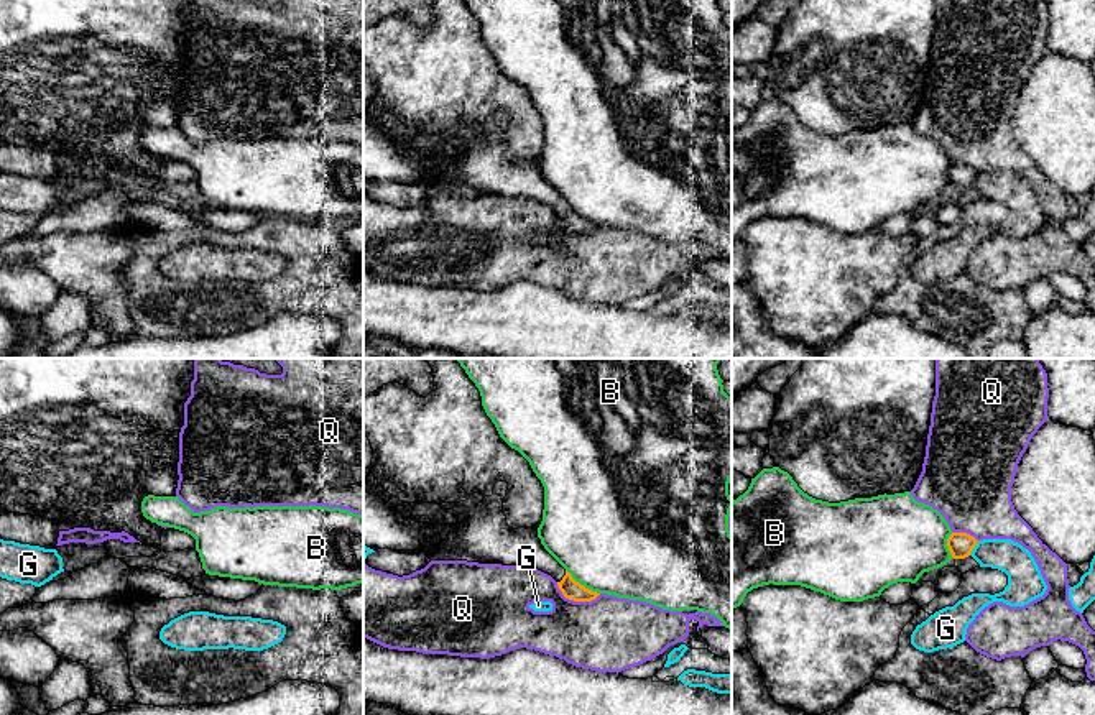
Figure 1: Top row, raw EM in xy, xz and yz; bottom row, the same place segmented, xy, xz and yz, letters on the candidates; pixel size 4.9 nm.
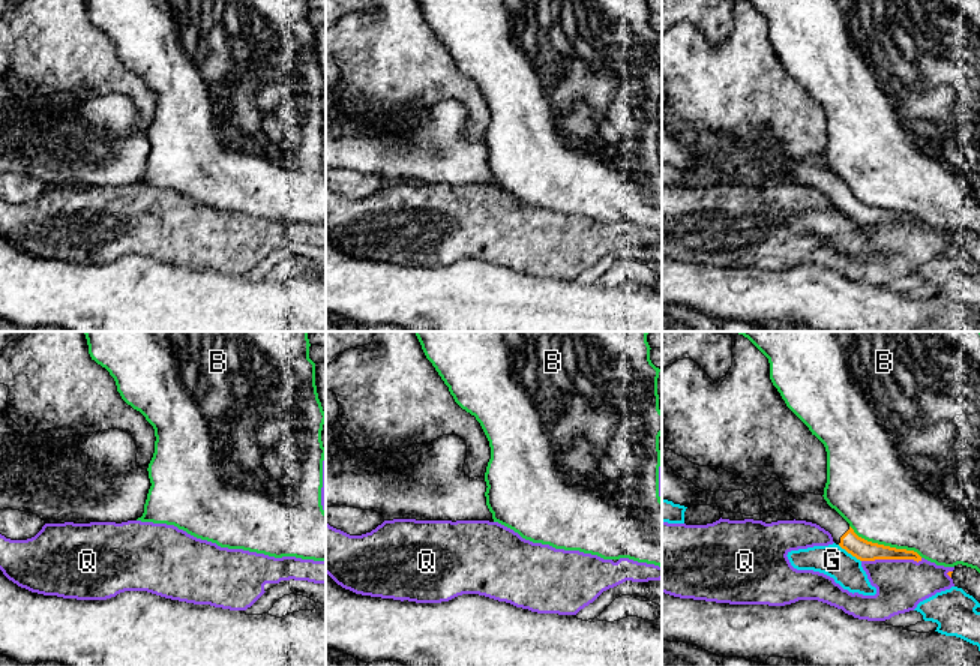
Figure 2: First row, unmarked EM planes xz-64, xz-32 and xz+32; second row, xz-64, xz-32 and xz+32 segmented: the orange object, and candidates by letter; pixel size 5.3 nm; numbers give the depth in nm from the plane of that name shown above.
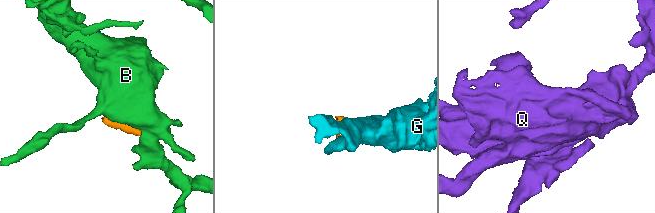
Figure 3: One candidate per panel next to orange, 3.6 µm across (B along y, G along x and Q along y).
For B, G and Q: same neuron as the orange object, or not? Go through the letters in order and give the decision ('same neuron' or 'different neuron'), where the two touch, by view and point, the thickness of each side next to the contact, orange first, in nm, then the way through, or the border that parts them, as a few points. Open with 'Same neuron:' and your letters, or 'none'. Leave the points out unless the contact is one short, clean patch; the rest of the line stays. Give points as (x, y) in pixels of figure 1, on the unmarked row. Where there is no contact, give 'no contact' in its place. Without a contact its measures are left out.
Same neuron: none
B: different neuron; contact xz (582, 217); calibres 90 and 500 nm
G: different neuron; contact yz (974, 178); calibres 130 and 160 nm
Q: different neuron; contact xz (576, 232); calibres 90 and 360 nm

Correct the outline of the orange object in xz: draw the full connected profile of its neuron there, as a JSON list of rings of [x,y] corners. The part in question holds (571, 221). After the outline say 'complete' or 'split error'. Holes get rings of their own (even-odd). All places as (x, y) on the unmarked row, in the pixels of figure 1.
[[[372,102],[363,107],[363,178],[378,182],[421,182],[431,192],[467,192],[478,196],[501,196],[501,197],[528,197],[551,207],[562,227],[574,233],[592,233],[600,225],[592,224],[575,214],[572,207],[544,181],[534,159],[513,161],[506,156],[503,145],[503,131],[506,128],[508,115],[497,113],[493,127],[485,128],[480,125],[470,127],[469,131],[460,135],[442,135],[442,141],[454,141],[459,145],[455,156],[416,155],[396,145],[395,138],[409,138],[400,130],[391,128],[373,108]]] | split error

